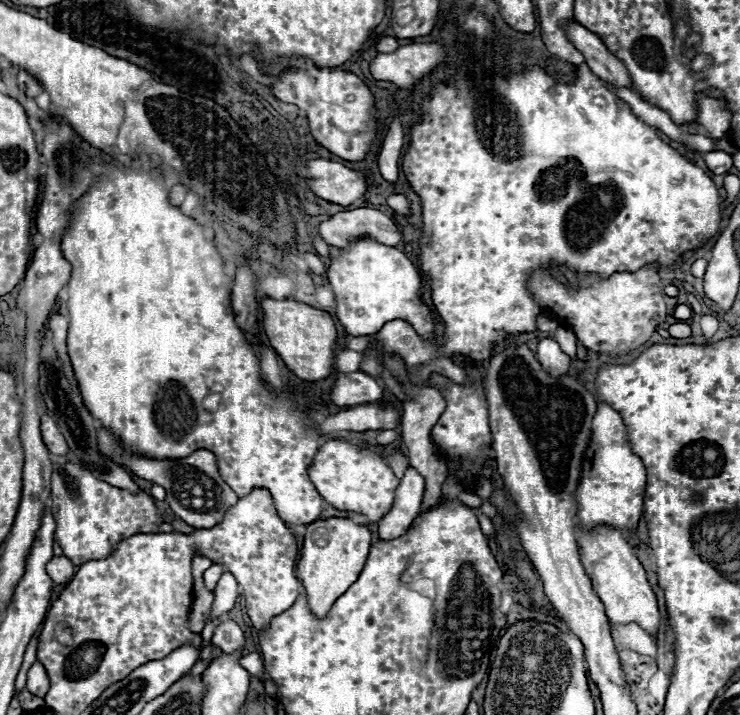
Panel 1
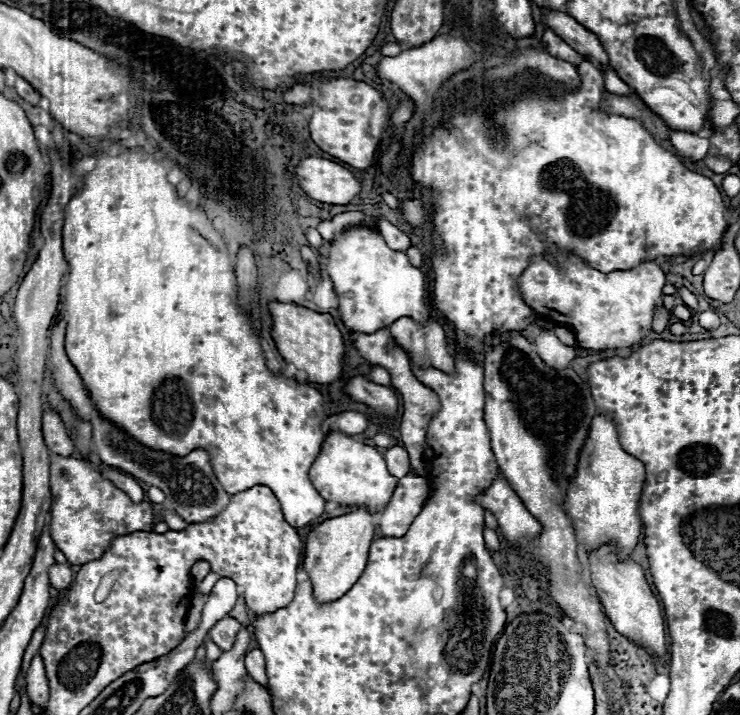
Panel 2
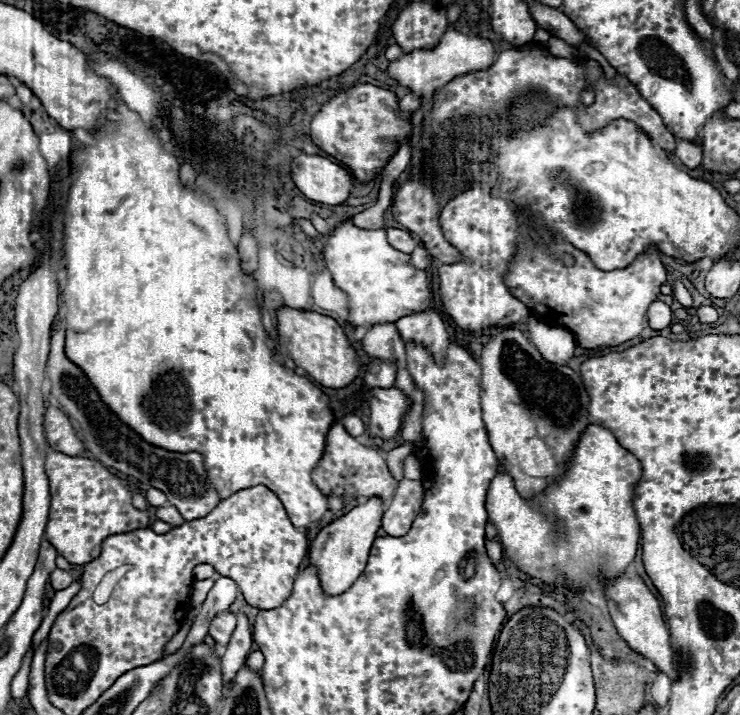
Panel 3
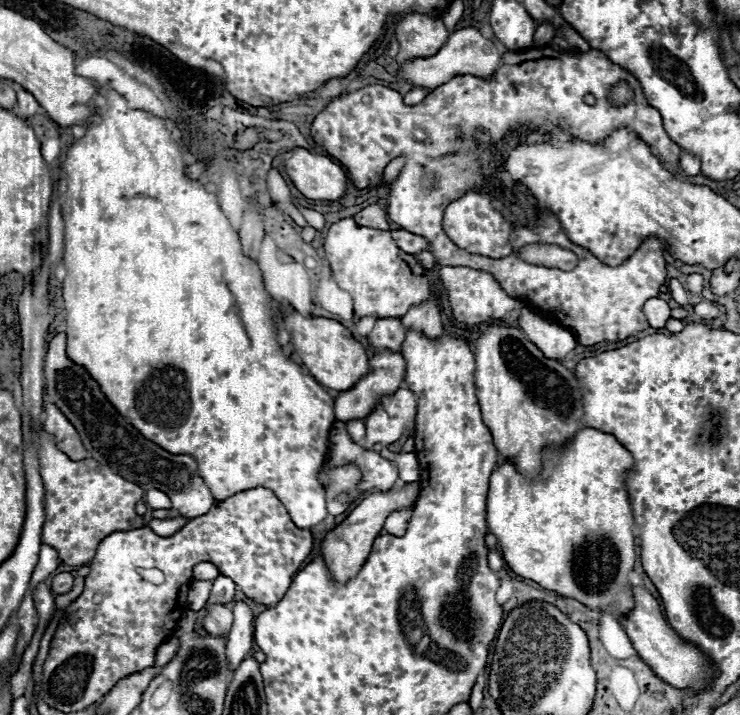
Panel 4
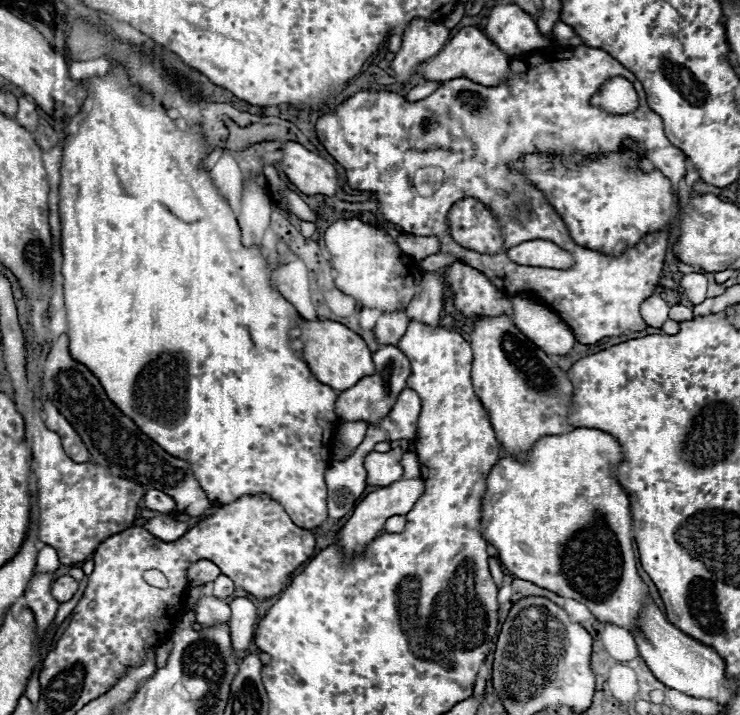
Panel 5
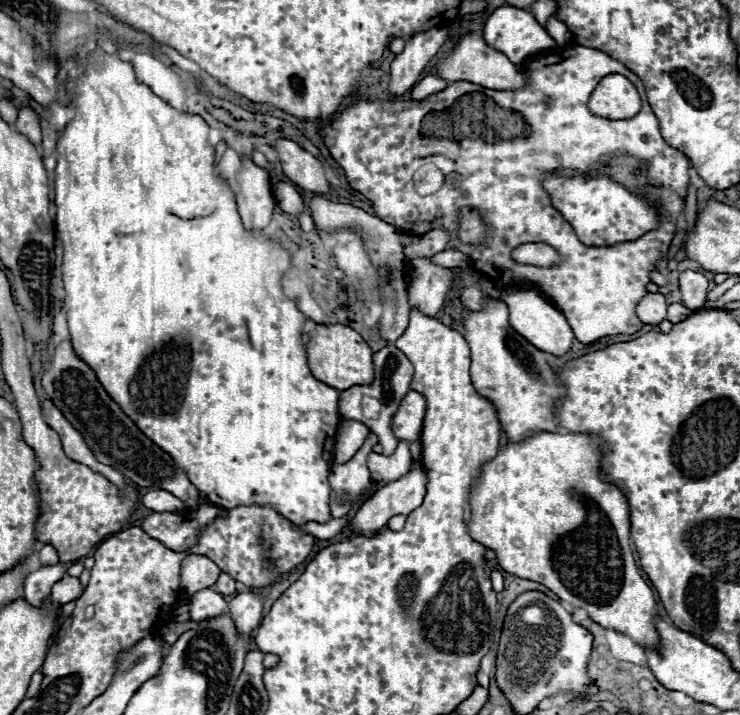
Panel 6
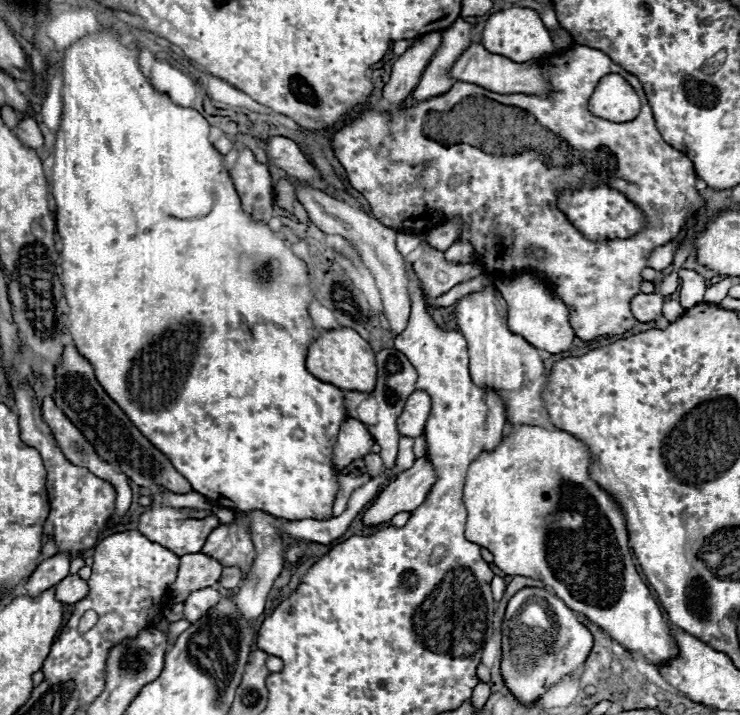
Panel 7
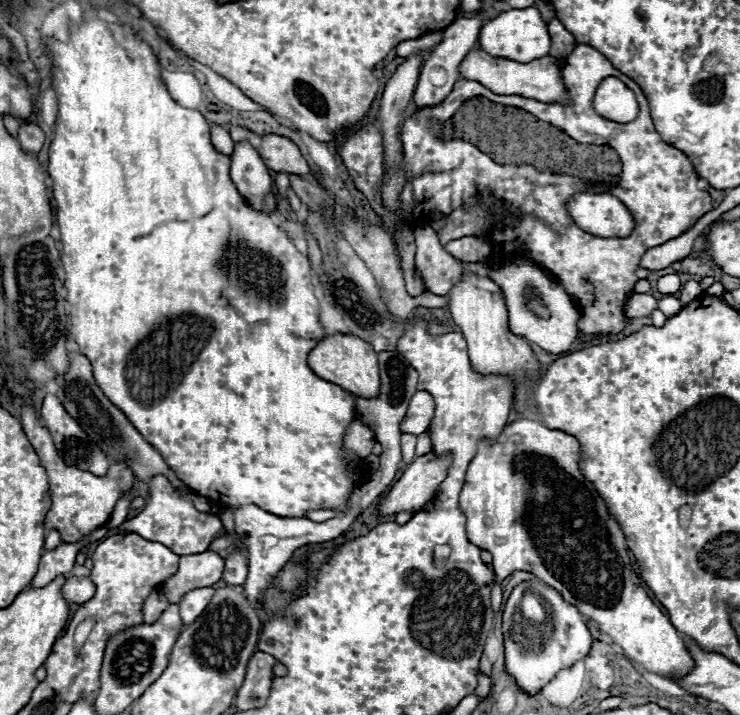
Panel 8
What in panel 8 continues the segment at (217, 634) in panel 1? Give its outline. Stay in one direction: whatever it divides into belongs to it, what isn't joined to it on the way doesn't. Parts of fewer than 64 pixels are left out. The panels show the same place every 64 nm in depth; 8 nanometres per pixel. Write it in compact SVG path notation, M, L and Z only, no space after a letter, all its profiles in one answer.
M196 588L182 596L182 600L178 602L178 608L184 624L192 624L192 620L200 616L200 612L208 606L208 600L212 600L212 592L214 588Z

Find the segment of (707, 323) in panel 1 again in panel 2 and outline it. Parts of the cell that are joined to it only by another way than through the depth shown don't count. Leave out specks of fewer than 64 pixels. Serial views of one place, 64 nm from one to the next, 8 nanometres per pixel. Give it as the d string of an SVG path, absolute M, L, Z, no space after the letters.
M704 310L704 312L700 312L698 316L700 316L700 318L698 318L700 326L706 328L706 330L714 330L714 328L720 326L720 318L716 316L714 310Z

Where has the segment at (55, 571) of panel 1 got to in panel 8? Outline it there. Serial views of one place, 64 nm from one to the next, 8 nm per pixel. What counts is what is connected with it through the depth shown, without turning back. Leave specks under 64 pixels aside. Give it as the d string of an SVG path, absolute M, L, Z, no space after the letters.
M72 576L64 588L62 588L62 594L66 600L74 602L74 604L84 604L88 600L92 600L92 596L96 594L96 586L90 578L86 576Z

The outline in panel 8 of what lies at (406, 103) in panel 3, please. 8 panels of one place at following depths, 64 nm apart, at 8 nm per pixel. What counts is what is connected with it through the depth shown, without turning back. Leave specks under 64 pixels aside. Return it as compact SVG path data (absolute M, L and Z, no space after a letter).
M484 10L476 12L474 18L460 18L460 20L454 20L446 32L444 32L444 40L428 54L428 58L424 60L422 64L422 70L420 70L420 78L418 78L418 86L414 90L414 102L418 108L428 108L428 106L438 106L454 88L456 80L460 78L460 64L462 60L468 56L468 52L474 48L476 40L478 40L478 34L480 34L480 28L488 22Z

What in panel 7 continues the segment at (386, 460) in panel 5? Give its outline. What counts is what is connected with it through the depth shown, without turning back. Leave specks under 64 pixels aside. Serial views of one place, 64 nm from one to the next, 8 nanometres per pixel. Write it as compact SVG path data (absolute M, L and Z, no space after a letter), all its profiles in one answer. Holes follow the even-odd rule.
M402 436L400 438L400 450L398 450L398 460L396 460L396 466L392 468L392 476L408 470L412 464L414 464L414 454L412 454L412 446L414 446L414 438L408 438L408 436ZM366 454L364 462L366 462L370 476L378 476L380 472L384 472L384 466L382 466L382 460L378 458L378 454Z

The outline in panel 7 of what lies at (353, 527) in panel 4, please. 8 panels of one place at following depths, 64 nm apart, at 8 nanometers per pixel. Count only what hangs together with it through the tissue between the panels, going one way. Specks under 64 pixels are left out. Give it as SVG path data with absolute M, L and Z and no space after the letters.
M428 456L418 458L412 468L404 470L380 492L374 504L364 512L362 522L366 526L376 526L388 522L392 516L396 516L396 512L414 512L420 504L424 504L436 480L438 474Z

